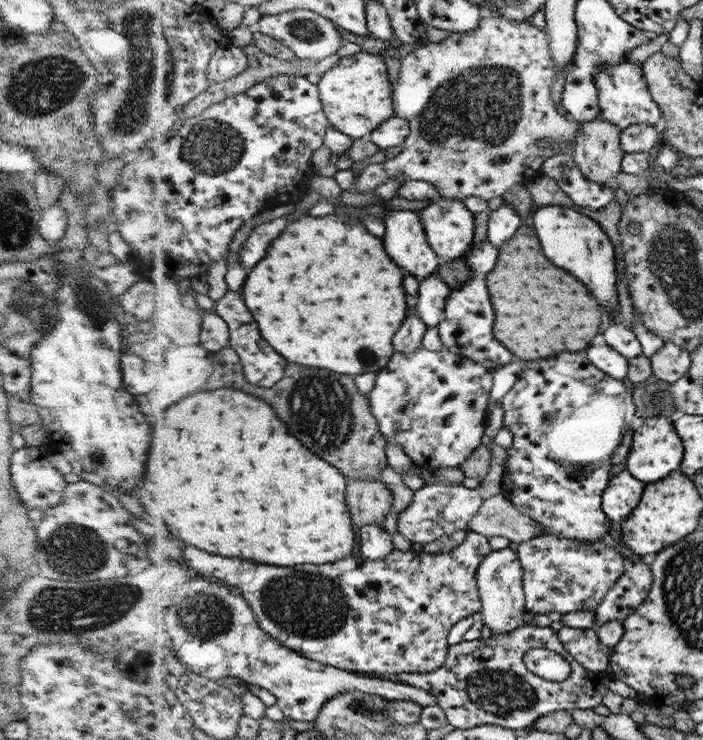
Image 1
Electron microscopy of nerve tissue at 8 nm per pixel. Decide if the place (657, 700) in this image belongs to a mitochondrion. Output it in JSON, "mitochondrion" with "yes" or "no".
{"mitochondrion":"no"}

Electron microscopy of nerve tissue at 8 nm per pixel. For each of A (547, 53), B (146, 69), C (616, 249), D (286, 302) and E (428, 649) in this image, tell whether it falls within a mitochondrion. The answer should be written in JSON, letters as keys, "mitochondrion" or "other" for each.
{"A":"other","B":"mitochondrion","C":"other","D":"other","E":"other"}

